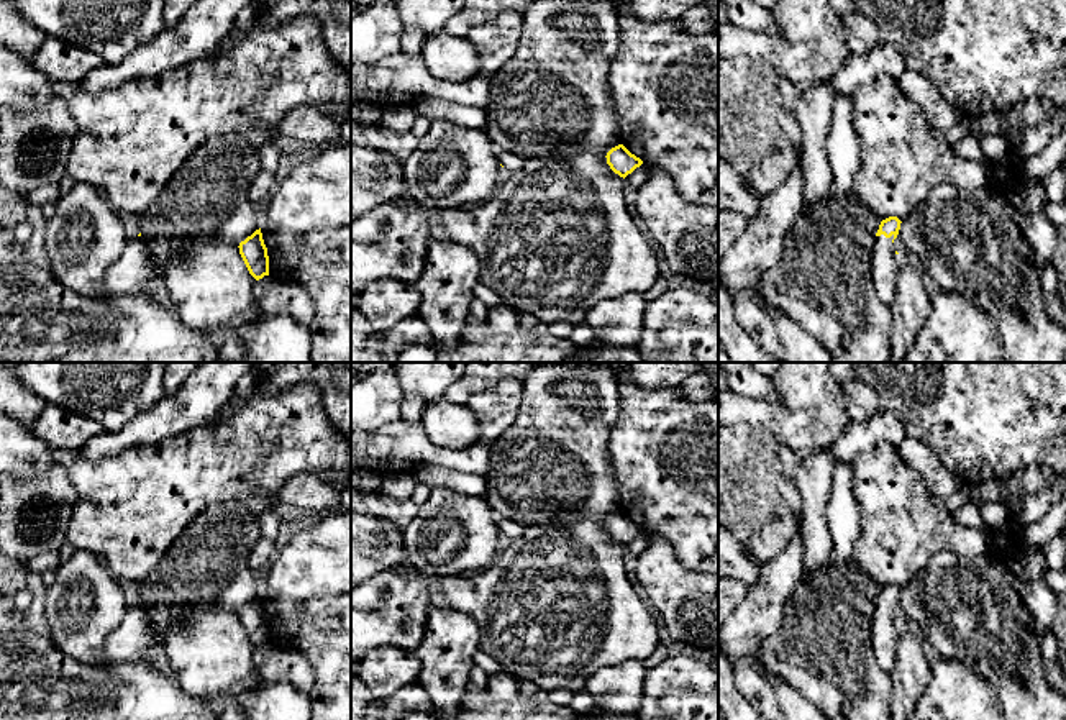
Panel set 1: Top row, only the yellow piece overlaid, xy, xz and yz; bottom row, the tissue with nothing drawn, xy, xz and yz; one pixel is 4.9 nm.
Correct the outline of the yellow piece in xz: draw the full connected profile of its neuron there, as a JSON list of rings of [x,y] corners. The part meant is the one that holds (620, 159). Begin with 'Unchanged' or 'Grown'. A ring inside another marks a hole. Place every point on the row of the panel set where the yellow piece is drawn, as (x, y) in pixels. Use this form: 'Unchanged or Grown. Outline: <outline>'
Grown. Outline: [[[623,144],[612,148],[607,153],[610,169],[625,179],[625,184],[638,189],[648,180],[648,166],[640,157],[631,154]]]

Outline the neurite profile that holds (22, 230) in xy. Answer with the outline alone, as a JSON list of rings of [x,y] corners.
[[[18,216],[11,220],[11,235],[16,243],[23,244],[31,238],[33,228],[28,220]]]

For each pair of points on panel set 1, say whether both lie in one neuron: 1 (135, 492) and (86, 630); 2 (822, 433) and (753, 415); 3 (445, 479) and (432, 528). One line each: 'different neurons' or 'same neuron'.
1: different neurons
2: same neuron
3: different neurons

